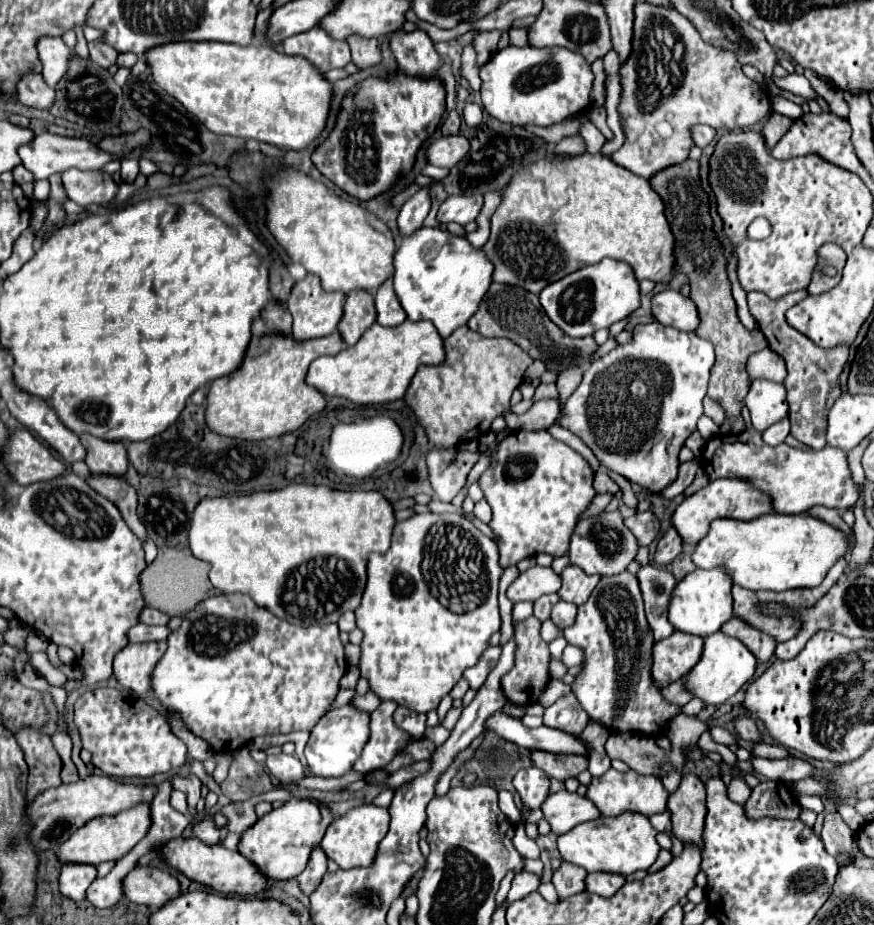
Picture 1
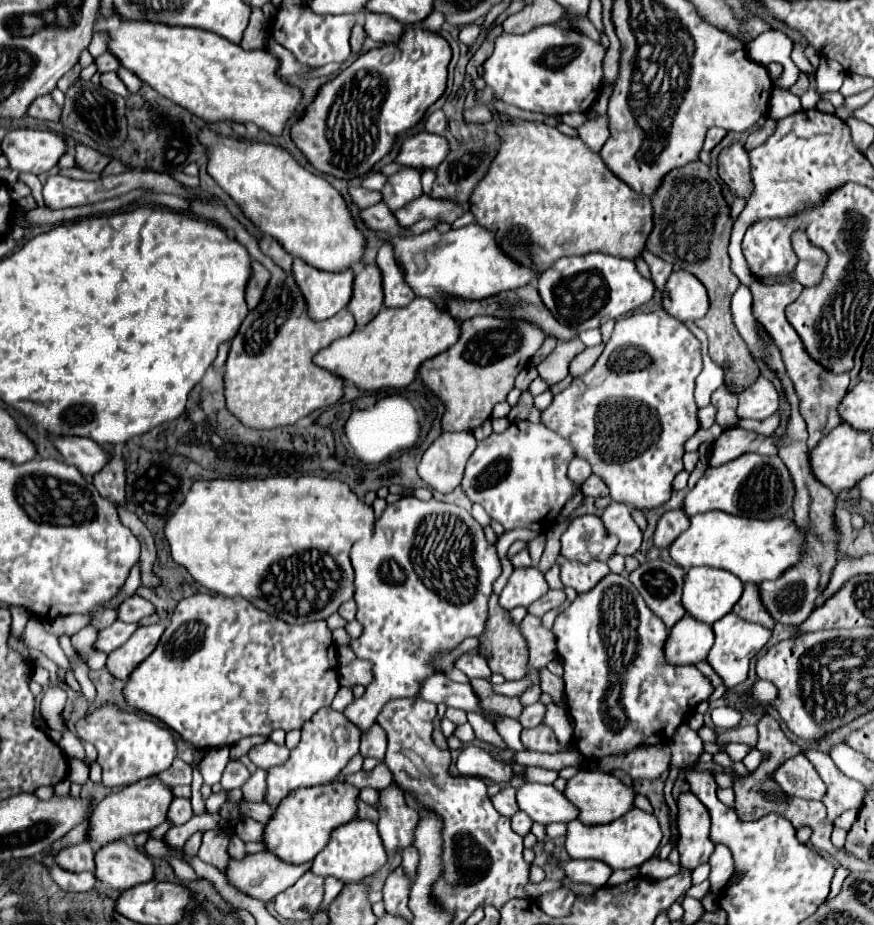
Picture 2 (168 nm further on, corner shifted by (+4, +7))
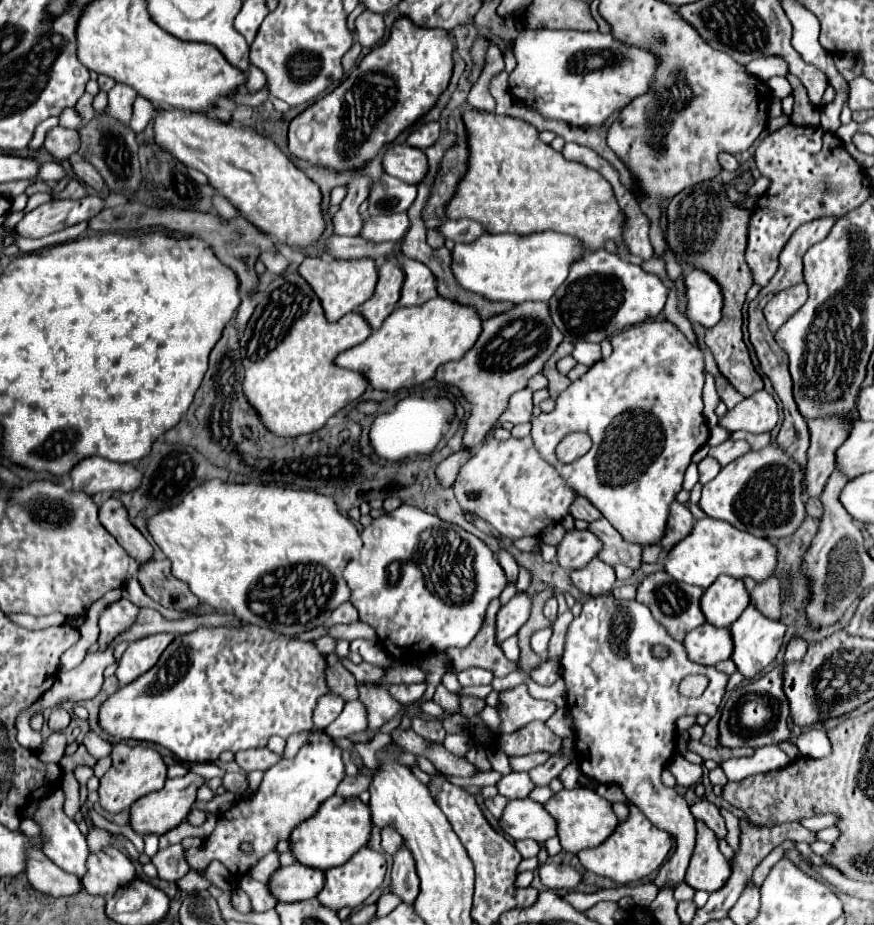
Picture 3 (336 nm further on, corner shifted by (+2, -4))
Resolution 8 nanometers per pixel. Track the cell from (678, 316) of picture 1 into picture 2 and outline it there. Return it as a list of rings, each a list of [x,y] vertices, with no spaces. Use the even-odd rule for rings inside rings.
[[[672,272],[666,290],[668,298],[664,298],[662,306],[670,316],[678,318],[680,322],[698,320],[706,316],[710,308],[708,292],[704,290],[704,284],[700,284],[700,280],[696,280],[696,276],[692,276],[690,272]]]

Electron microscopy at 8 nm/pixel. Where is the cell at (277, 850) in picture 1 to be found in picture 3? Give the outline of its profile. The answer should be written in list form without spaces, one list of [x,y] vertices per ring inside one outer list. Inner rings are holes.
[[[332,795],[318,807],[318,811],[312,817],[294,827],[294,831],[290,833],[290,851],[298,863],[326,871],[328,867],[346,863],[360,847],[368,843],[370,825],[370,807],[364,805],[358,797],[344,799]]]

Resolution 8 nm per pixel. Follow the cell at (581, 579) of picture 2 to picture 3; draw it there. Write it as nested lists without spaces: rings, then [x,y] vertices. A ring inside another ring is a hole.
[[[592,559],[584,569],[572,571],[570,579],[572,579],[574,587],[588,597],[608,593],[616,581],[612,567],[602,563],[600,559]]]

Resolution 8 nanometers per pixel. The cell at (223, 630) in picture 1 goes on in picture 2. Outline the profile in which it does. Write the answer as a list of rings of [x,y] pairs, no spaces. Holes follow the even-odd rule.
[[[194,594],[190,598],[184,598],[178,602],[176,612],[172,614],[172,620],[168,624],[168,628],[164,630],[164,636],[160,638],[156,650],[132,672],[132,676],[128,678],[126,686],[124,686],[124,698],[128,702],[130,708],[136,708],[140,712],[146,712],[154,718],[158,718],[160,722],[164,722],[168,728],[172,728],[174,732],[178,732],[186,742],[190,742],[196,748],[220,748],[220,746],[230,746],[246,736],[264,736],[268,738],[272,730],[282,728],[284,732],[290,732],[294,728],[302,728],[302,724],[306,720],[310,720],[320,708],[330,706],[336,692],[338,692],[340,684],[338,684],[338,658],[336,658],[336,646],[332,642],[332,634],[326,626],[326,620],[318,620],[318,622],[308,622],[308,624],[286,624],[258,608],[254,608],[248,600],[234,596],[234,598],[226,598],[222,594]]]

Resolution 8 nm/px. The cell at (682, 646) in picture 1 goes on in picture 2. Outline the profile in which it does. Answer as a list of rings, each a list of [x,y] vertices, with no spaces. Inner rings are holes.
[[[684,616],[676,628],[670,630],[666,660],[670,664],[696,664],[708,656],[712,640],[712,626],[700,624],[698,620],[692,620],[692,616]]]

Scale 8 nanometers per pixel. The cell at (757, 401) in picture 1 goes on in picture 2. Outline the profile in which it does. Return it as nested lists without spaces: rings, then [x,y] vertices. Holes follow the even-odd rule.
[[[760,376],[754,384],[744,388],[740,392],[740,404],[738,404],[738,418],[754,418],[764,420],[772,416],[778,410],[778,390],[776,386]]]

